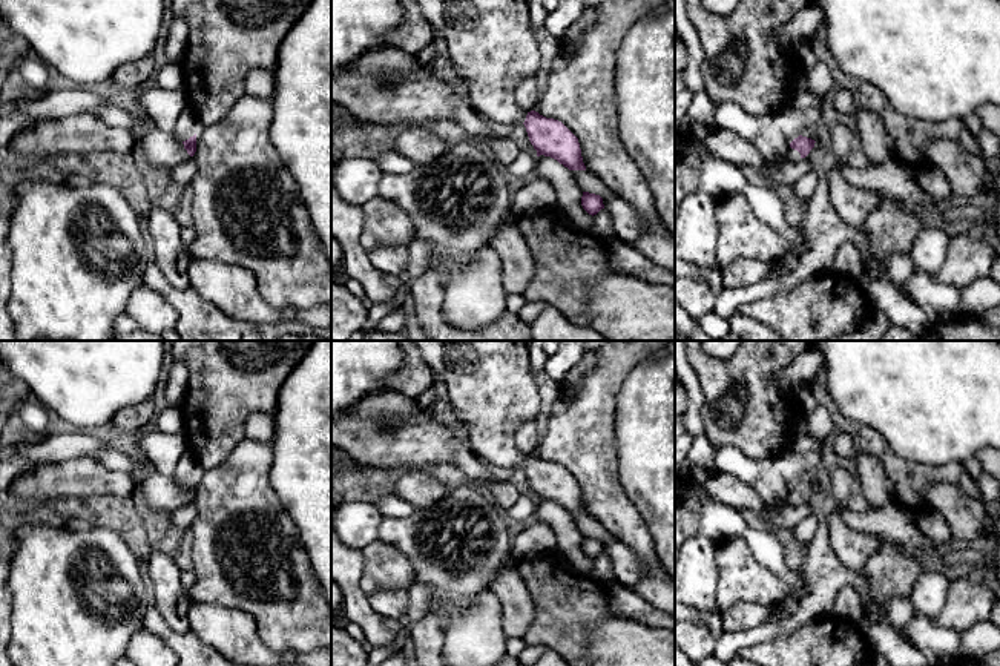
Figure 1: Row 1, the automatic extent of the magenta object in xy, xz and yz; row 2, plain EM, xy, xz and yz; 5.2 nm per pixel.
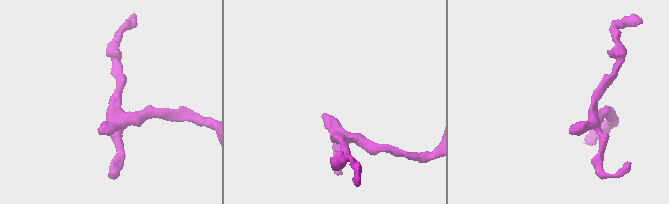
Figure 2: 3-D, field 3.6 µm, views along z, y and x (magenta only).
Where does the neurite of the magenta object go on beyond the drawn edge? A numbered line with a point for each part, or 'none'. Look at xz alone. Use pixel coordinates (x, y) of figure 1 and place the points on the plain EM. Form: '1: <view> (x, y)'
1: xz (490, 389)

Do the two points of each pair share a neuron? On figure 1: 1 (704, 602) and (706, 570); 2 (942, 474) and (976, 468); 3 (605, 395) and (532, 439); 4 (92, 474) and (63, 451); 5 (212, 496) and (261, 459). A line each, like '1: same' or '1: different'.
1: same
2: different
3: different
4: different
5: same

